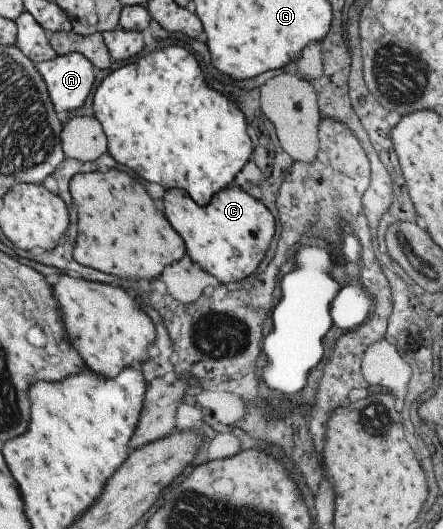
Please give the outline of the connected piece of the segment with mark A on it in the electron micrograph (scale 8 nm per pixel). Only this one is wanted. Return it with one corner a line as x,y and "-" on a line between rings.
81,53
57,55
35,64
44,78
55,110
74,111
86,103
96,75
94,65

